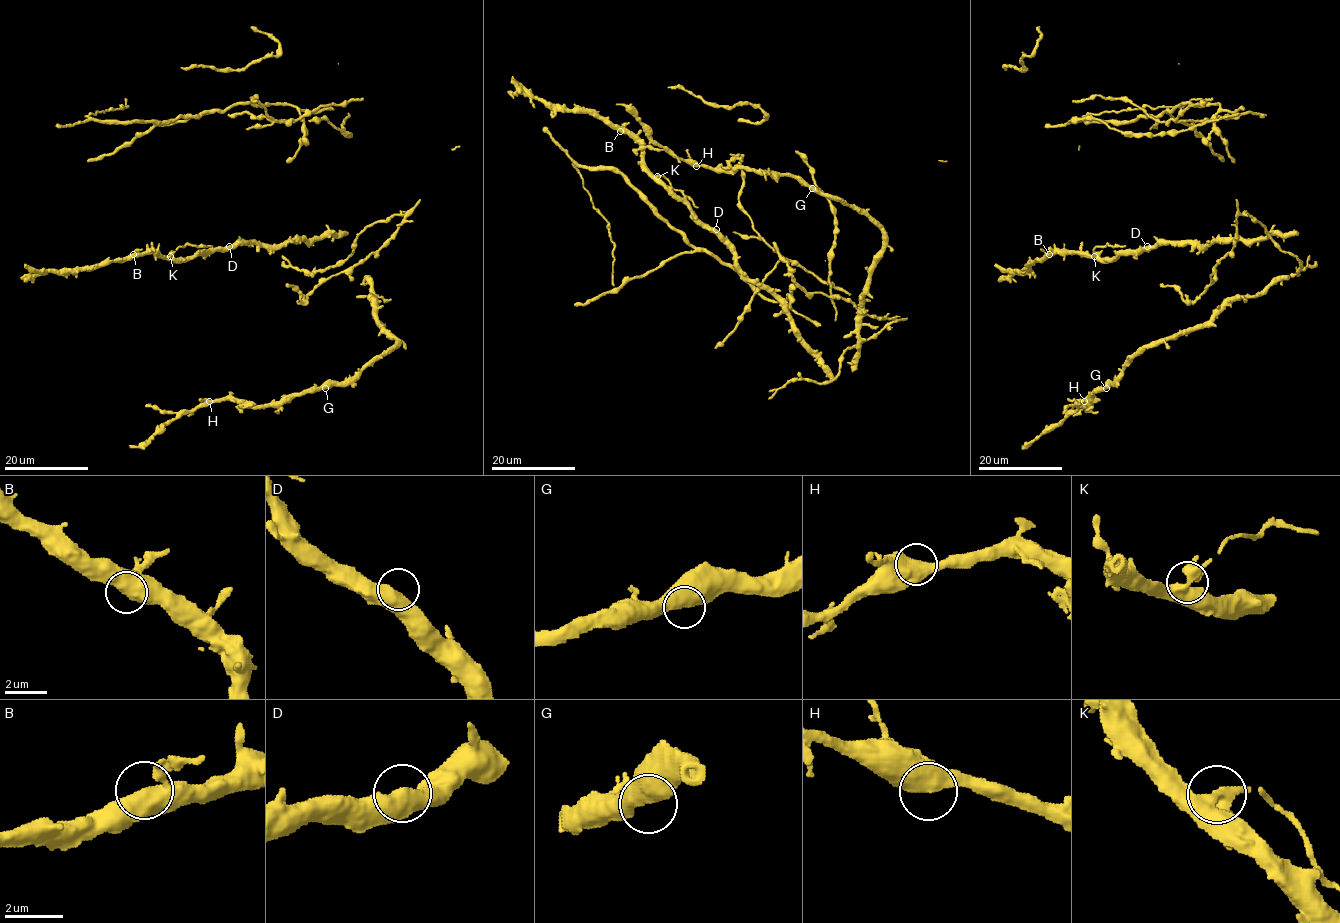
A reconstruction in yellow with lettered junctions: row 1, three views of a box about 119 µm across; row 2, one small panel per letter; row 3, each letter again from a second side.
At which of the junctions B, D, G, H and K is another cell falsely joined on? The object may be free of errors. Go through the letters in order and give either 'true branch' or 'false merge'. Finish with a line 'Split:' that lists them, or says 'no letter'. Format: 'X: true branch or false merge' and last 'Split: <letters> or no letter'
B: true branch
D: true branch
G: true branch
H: true branch
K: false merge
Split: K

